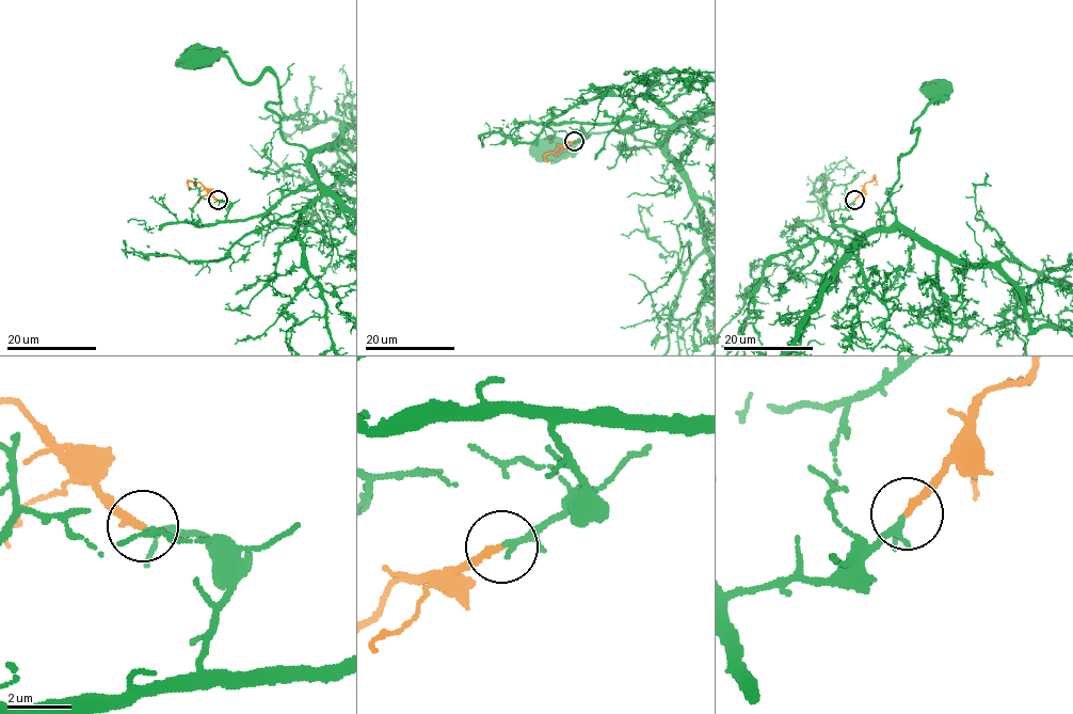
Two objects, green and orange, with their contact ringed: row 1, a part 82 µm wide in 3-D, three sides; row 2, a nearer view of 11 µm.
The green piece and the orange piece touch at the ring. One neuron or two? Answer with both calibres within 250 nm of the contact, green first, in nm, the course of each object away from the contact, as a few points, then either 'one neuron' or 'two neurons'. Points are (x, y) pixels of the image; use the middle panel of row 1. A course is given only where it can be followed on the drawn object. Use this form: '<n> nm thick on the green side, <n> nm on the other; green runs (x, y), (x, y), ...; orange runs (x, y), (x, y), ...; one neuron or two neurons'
130 nm thick on the green side, 240 nm on the other; green runs (573, 141), (585, 132), (581, 124), (629, 118), (670, 127), (663, 151), (620, 131), (633, 127), (551, 148); orange runs (573, 141), (558, 146), (545, 156), (546, 159); one neuron

